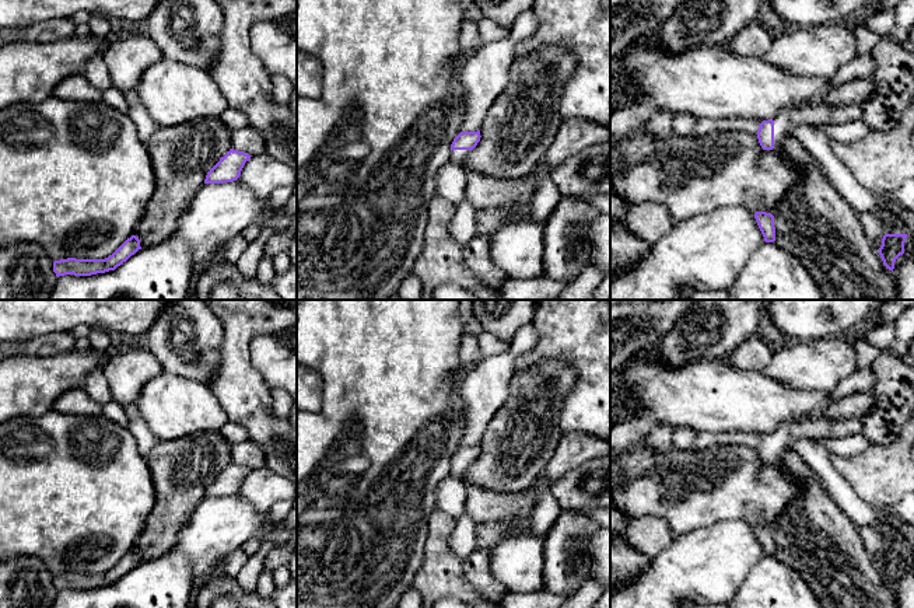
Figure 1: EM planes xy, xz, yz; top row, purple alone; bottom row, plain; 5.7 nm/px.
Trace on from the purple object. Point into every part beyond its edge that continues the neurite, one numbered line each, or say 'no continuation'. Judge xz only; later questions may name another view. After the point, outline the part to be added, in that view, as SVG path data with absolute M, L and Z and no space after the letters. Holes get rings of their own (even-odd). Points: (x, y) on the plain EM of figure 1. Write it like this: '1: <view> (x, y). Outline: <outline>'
1: xz (456, 470). Outline: M452 464L449 476L460 479L467 468L469 464Z

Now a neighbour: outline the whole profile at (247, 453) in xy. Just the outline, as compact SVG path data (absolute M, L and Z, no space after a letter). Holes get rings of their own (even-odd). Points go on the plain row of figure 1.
M251 440L232 444L231 457L234 464L248 467L249 469L266 467L263 450Z

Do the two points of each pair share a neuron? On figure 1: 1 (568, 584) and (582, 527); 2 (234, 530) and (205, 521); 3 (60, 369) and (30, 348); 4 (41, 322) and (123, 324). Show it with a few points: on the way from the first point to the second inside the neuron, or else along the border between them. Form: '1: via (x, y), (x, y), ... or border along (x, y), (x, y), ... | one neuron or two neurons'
1: via (568, 570), (568, 541) | one neuron
2: via (227, 526), (212, 526) | one neuron
3: border along (73, 349), (65, 353), (14, 356) | two neurons
4: via (62, 314), (102, 314) | one neuron

